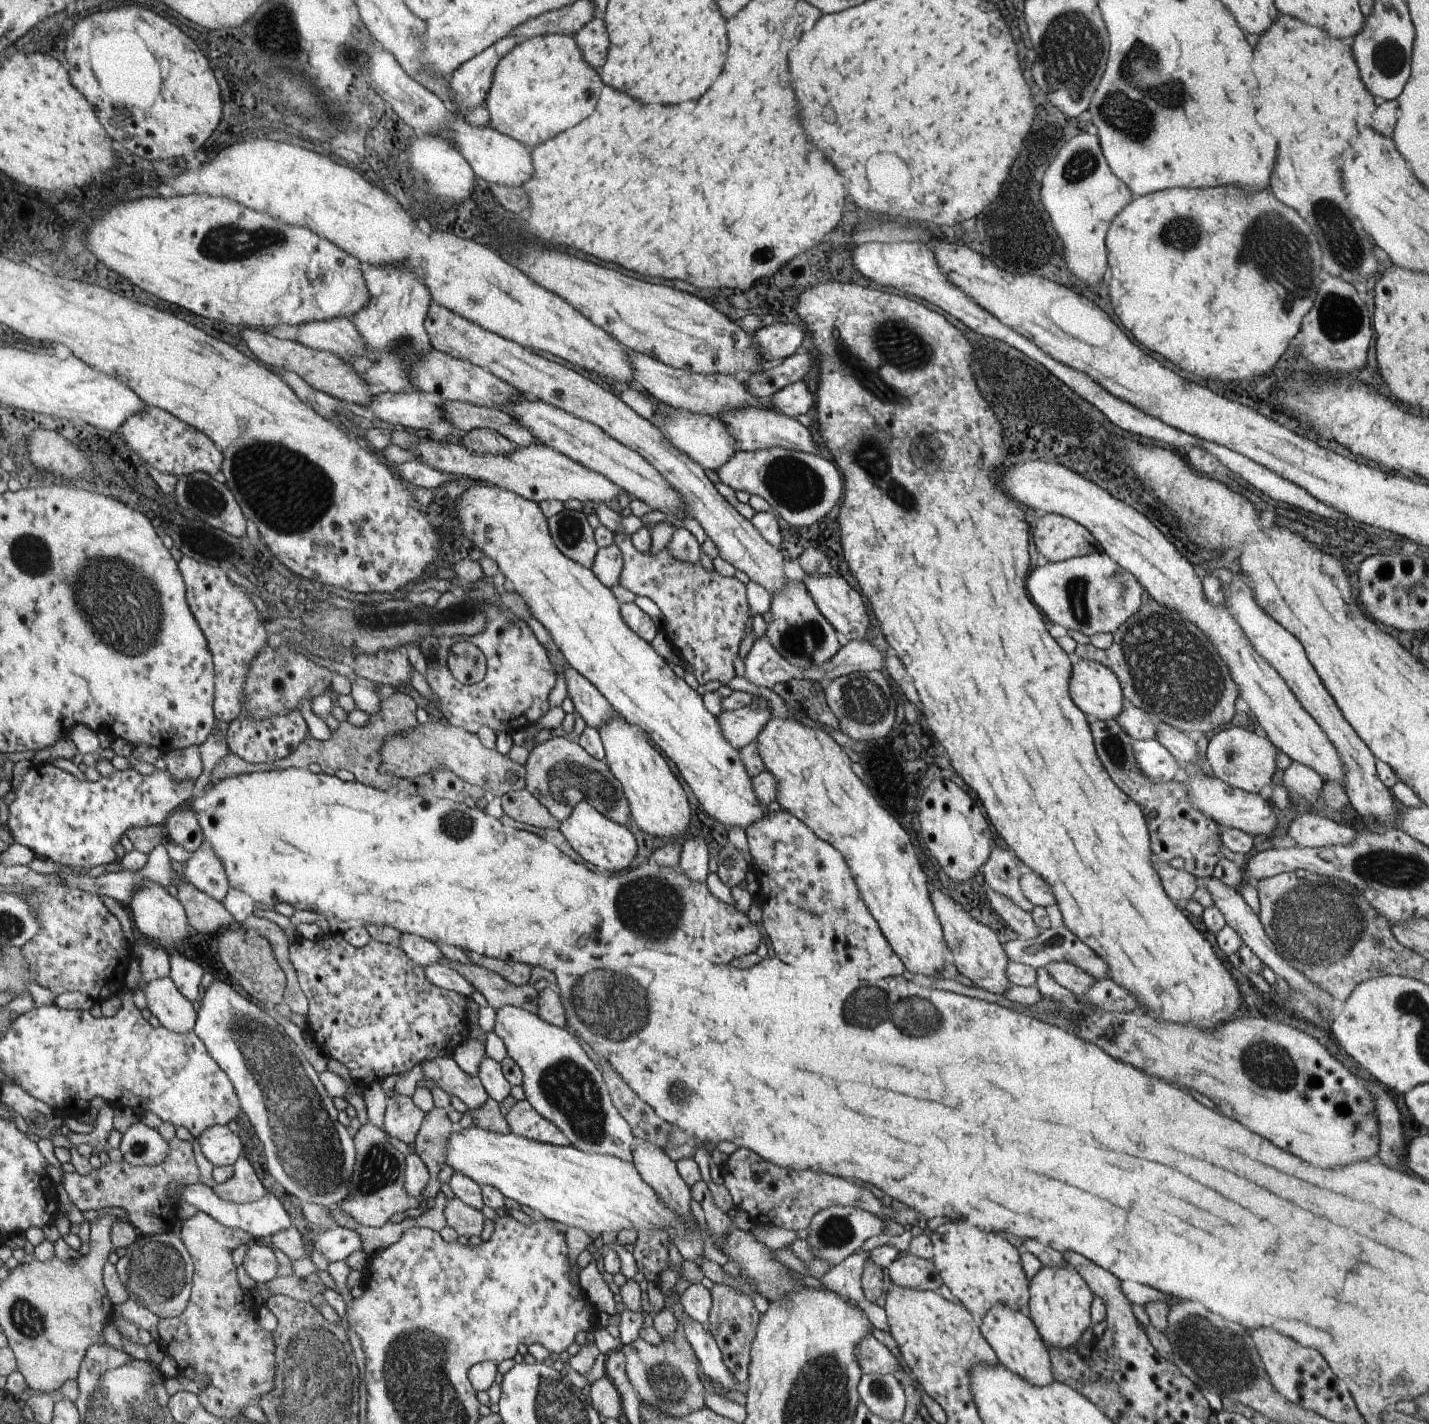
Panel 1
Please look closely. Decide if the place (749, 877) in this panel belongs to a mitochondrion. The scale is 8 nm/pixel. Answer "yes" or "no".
no

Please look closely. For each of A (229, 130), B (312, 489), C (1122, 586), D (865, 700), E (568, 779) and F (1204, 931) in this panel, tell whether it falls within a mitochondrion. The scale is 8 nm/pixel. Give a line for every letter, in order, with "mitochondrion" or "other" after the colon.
A: other
B: mitochondrion
C: mitochondrion
D: mitochondrion
E: mitochondrion
F: other

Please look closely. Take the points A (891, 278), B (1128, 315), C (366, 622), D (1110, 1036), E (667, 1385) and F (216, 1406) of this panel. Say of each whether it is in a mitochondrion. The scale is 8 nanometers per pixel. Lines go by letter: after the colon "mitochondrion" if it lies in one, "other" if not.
A: other
B: other
C: mitochondrion
D: other
E: mitochondrion
F: other

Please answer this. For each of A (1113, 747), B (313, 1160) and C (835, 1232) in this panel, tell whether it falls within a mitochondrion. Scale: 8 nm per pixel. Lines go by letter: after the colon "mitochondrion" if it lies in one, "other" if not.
A: mitochondrion
B: mitochondrion
C: mitochondrion

